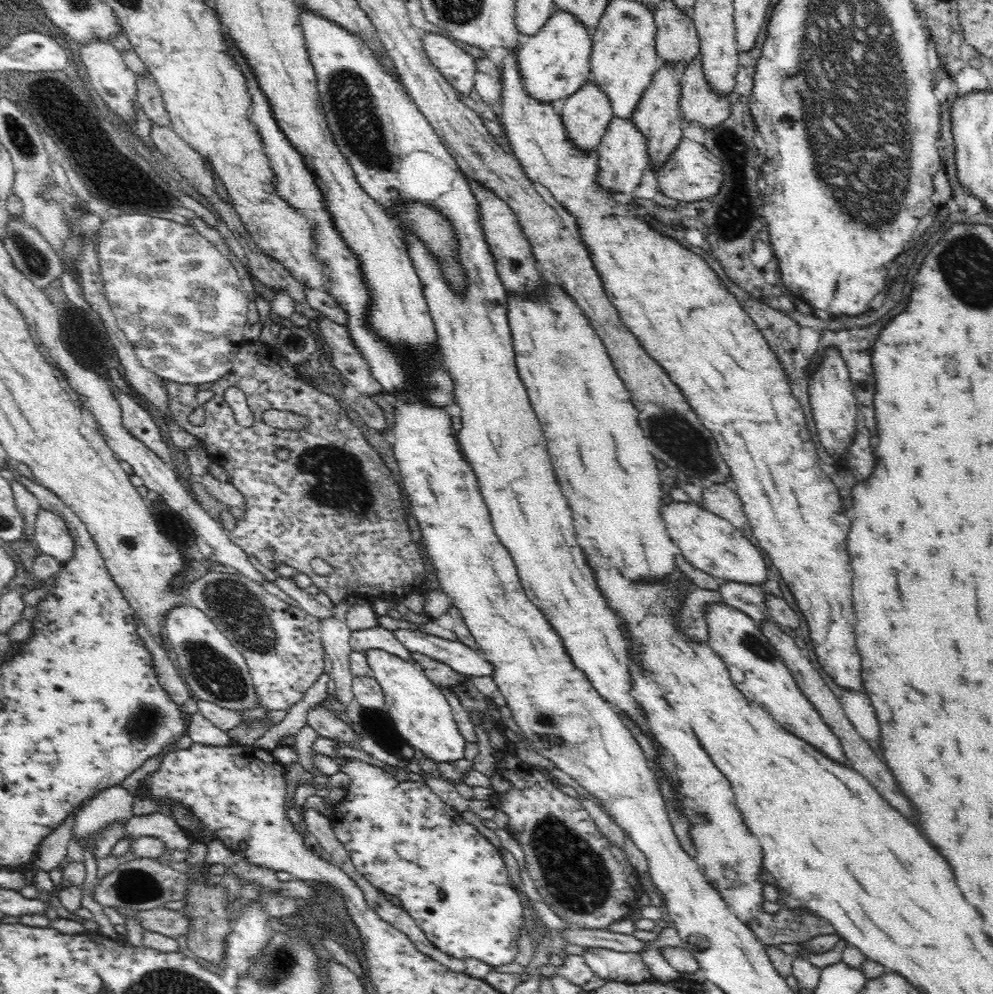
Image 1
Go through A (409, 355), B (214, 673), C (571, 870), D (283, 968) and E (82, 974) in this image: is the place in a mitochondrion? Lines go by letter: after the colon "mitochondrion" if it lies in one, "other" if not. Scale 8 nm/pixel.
A: other
B: mitochondrion
C: mitochondrion
D: mitochondrion
E: other

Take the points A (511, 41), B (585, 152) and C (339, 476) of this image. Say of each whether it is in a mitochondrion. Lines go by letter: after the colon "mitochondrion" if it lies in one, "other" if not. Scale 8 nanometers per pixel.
A: other
B: other
C: mitochondrion

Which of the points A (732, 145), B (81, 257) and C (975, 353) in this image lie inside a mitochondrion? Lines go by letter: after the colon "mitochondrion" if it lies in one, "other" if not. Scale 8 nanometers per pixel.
A: mitochondrion
B: mitochondrion
C: other

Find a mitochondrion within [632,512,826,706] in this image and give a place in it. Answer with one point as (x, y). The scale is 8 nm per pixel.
(755, 644)

